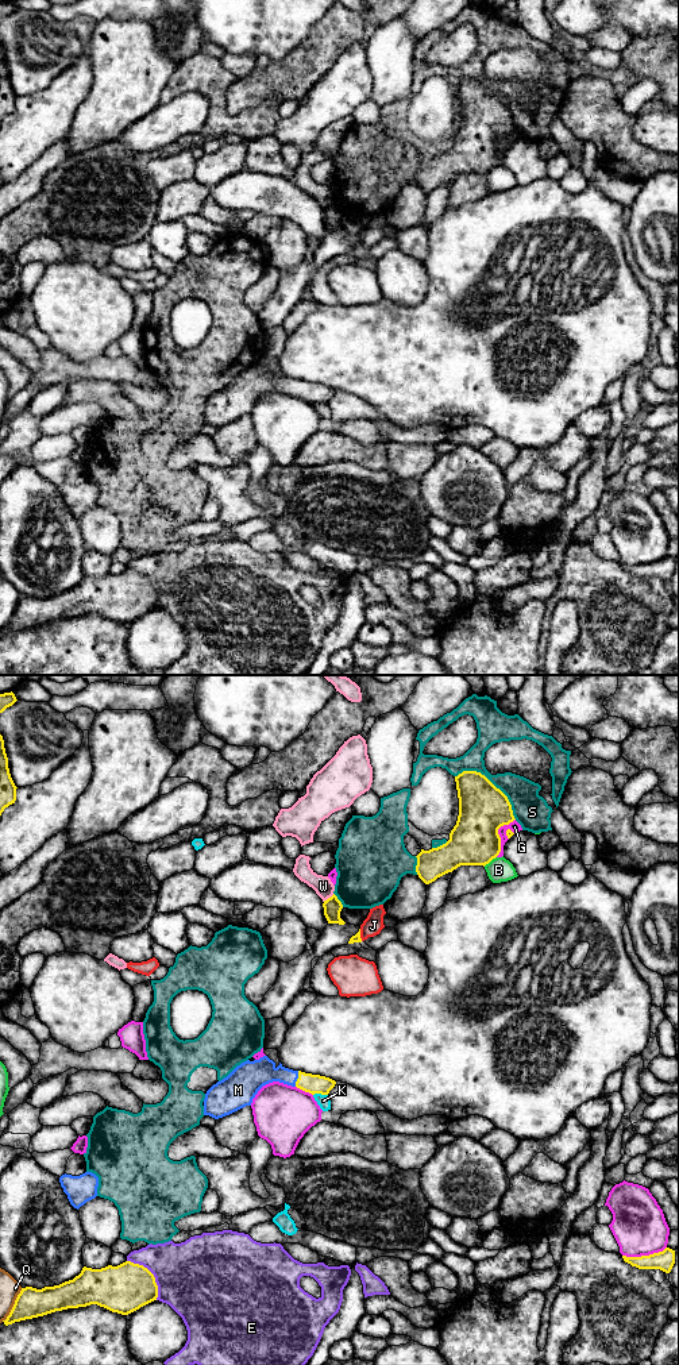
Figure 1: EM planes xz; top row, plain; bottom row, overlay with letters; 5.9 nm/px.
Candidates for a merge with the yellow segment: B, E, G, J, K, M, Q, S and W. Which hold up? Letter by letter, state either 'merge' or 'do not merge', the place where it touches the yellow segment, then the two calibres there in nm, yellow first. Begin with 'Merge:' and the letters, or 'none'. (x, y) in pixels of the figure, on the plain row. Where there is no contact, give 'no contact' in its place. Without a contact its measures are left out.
Merge: M
B: do not merge; contact xz (489, 170); calibres 300 and 150 nm
E: do not merge; contact xz (153, 583); calibres 280 and 460 nm
G: do not merge; contact xz (498, 143); calibres 300 and 70 nm
J: do not merge; contact xz (359, 243); calibres 50 and 120 nm
K: do not merge; contact xz (320, 401); calibres 110 and 80 nm
M: merge; contact xz (297, 388); calibres 110 and 160 nm
Q: do not merge; contact xz (14, 614); calibres 180 and 120 nm
S: do not merge; contact xz (490, 91); calibres 300 and 190 nm
W: do not merge; contact xz (328, 207); calibres 110 and 120 nm

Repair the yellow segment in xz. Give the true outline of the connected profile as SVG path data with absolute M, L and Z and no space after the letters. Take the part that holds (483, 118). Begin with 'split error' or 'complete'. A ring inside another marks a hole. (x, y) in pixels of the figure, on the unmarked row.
complete | M463 80L455 85L459 124L450 149L416 165L416 181L429 193L460 174L486 174L501 161L498 138L516 127L508 105L485 84Z

